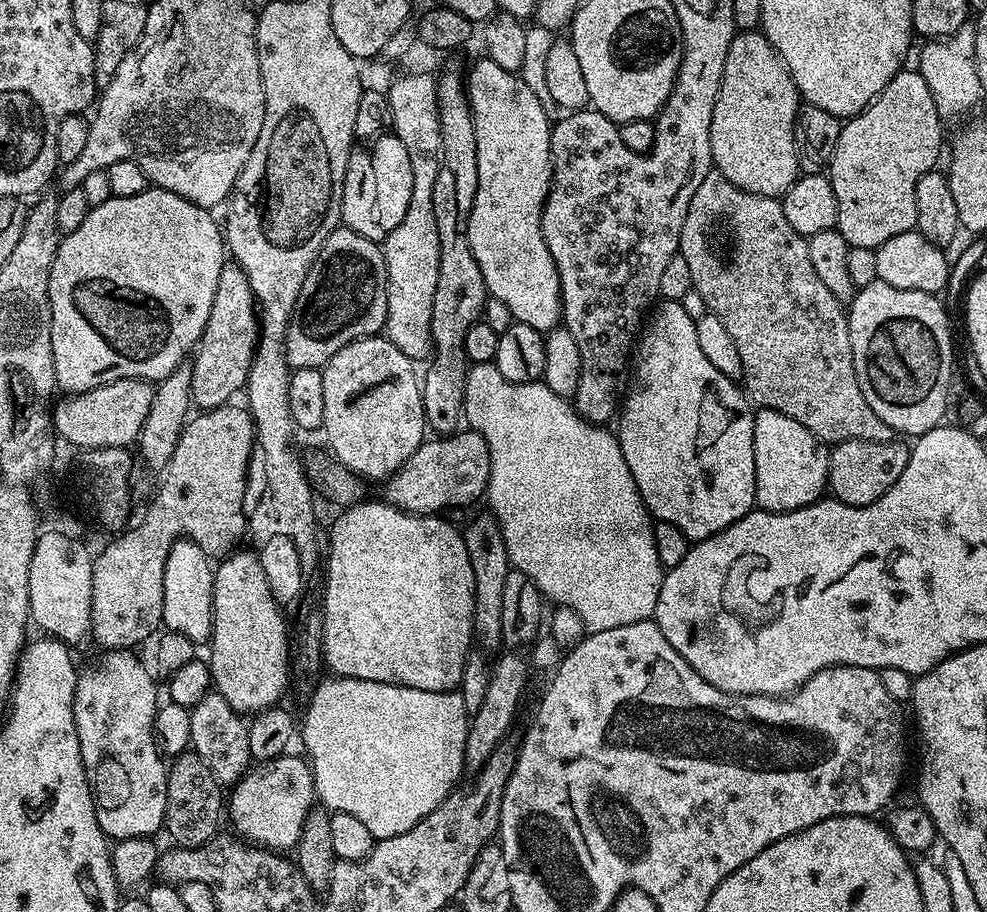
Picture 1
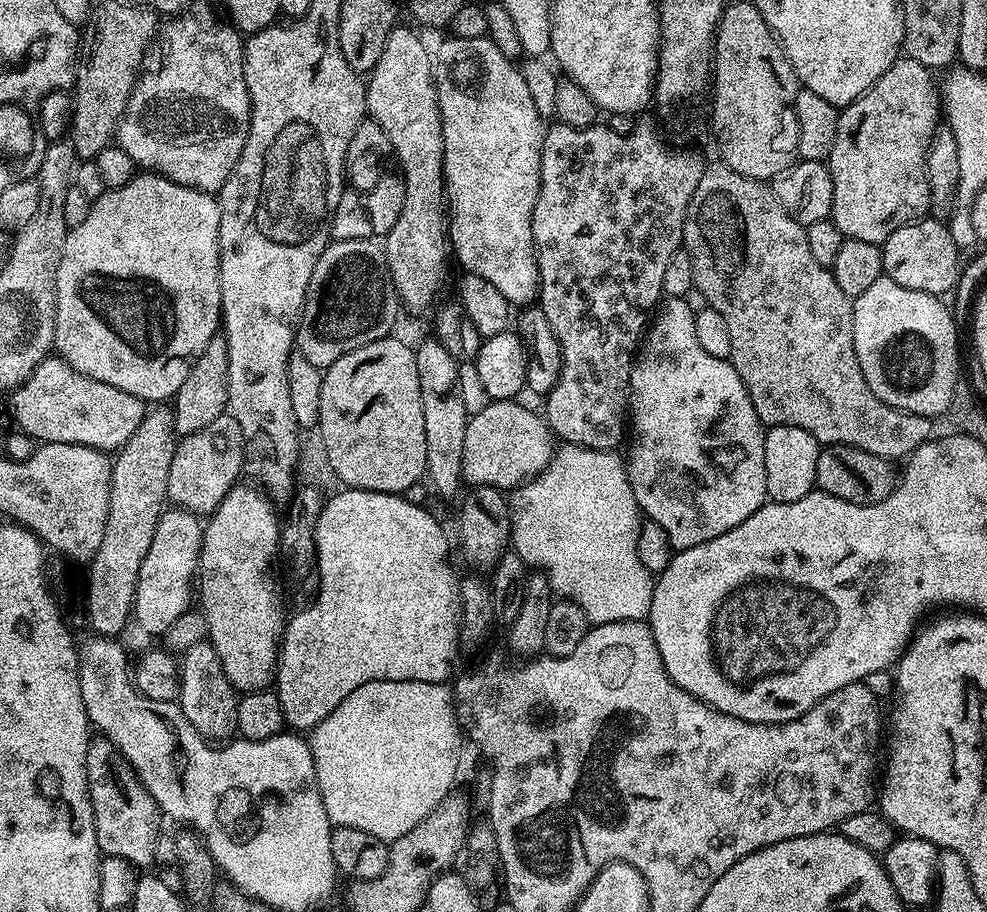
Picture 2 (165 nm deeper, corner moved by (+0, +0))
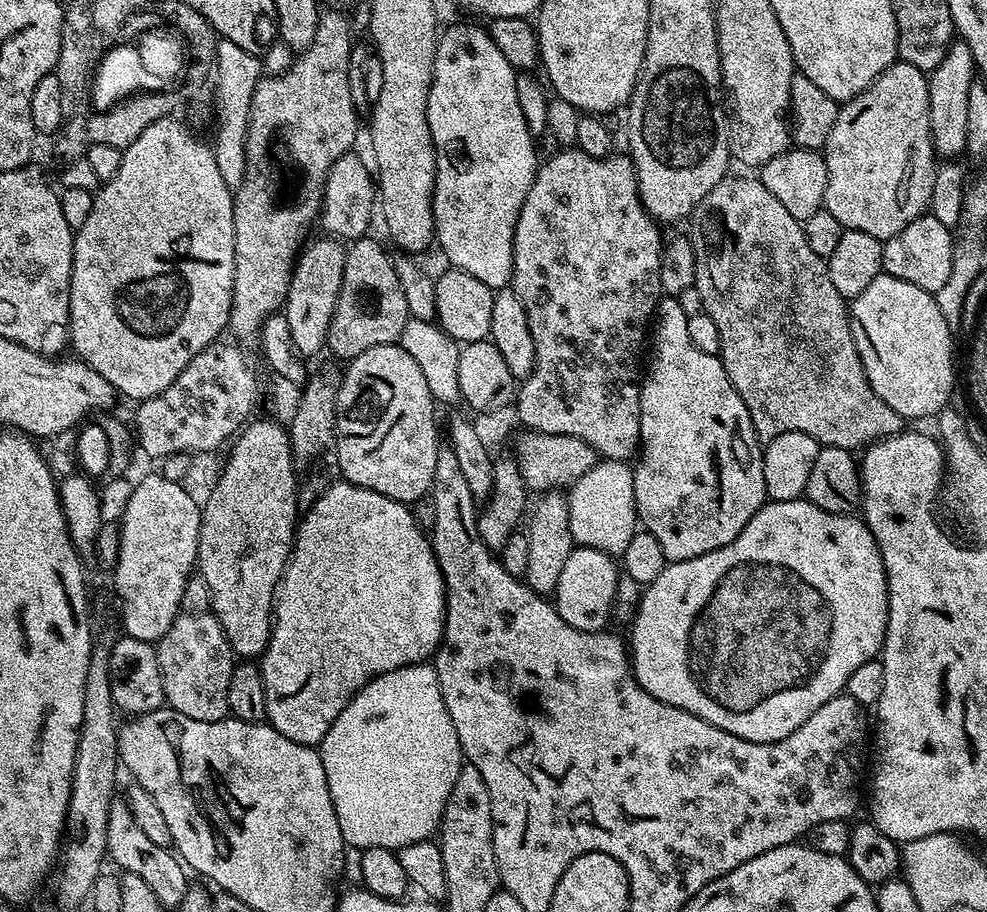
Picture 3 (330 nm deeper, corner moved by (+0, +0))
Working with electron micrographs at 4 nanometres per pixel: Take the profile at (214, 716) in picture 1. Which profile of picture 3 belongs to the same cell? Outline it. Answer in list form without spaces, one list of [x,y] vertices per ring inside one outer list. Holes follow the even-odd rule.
[[[181,611],[176,621],[156,644],[158,666],[164,679],[167,707],[198,722],[214,722],[228,716],[226,690],[234,667],[234,653],[218,618],[211,611],[190,614]]]

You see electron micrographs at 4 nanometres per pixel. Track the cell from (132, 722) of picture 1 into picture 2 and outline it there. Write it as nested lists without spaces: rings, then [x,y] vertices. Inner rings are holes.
[[[111,747],[88,749],[88,797],[92,800],[92,813],[96,827],[96,841],[104,856],[126,858],[126,862],[143,866],[156,864],[156,842],[161,839],[160,820],[162,813],[154,802],[154,798],[146,790],[146,786],[138,777],[136,771],[125,762],[123,756]]]

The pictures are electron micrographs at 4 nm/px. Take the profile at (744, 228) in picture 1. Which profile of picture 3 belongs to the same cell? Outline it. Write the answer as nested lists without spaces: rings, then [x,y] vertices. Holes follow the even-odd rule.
[[[725,175],[724,179],[718,182],[718,186],[714,186],[714,190],[710,190],[710,194],[706,194],[706,198],[702,198],[702,202],[696,204],[687,221],[689,224],[686,235],[694,250],[696,267],[694,292],[695,295],[700,295],[699,307],[710,318],[714,318],[714,326],[718,326],[720,360],[724,363],[724,369],[734,390],[738,390],[742,402],[746,402],[746,410],[756,431],[756,439],[767,442],[778,438],[778,434],[801,432],[810,434],[810,438],[814,438],[825,448],[838,446],[849,450],[863,450],[870,444],[877,444],[879,440],[896,436],[905,427],[905,417],[890,410],[890,406],[886,406],[886,402],[882,402],[882,398],[878,398],[878,394],[870,386],[868,375],[862,366],[862,358],[858,354],[858,346],[854,342],[849,301],[838,293],[837,287],[833,285],[827,259],[810,250],[810,242],[806,242],[803,223],[796,220],[794,214],[790,214],[790,210],[786,210],[786,206],[782,206],[782,202],[778,202],[774,194],[770,194],[770,190],[766,190],[766,186],[759,178],[752,177],[751,180],[748,176],[732,175]]]

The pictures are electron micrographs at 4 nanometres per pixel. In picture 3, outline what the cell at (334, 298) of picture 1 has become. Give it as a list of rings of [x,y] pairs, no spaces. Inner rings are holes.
[[[368,239],[353,240],[347,245],[341,290],[332,321],[329,322],[326,348],[341,362],[353,360],[358,354],[379,344],[397,343],[402,326],[406,326],[410,319],[406,294],[402,294],[400,279],[392,265],[392,256],[384,253],[378,241]]]

